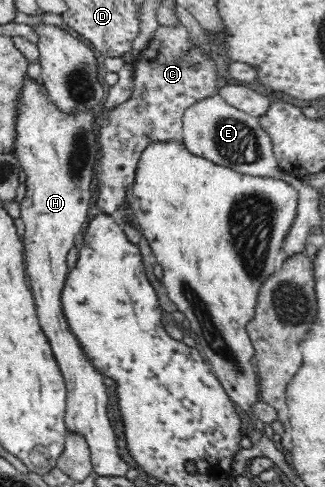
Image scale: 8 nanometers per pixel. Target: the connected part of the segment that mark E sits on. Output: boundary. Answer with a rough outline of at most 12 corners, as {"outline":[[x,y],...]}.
{"outline":[[219,95],[183,116],[191,155],[281,179],[273,141]]}

